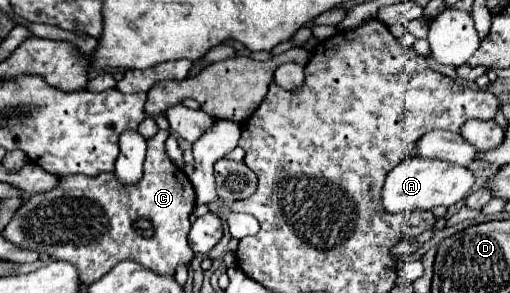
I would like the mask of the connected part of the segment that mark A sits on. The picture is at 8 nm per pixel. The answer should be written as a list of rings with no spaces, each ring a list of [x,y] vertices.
[[[409,157],[403,159],[393,171],[389,171],[383,185],[383,207],[389,213],[405,213],[413,209],[433,209],[437,205],[451,207],[465,199],[475,183],[471,169],[461,165],[451,165],[449,161],[429,159],[429,157]]]

